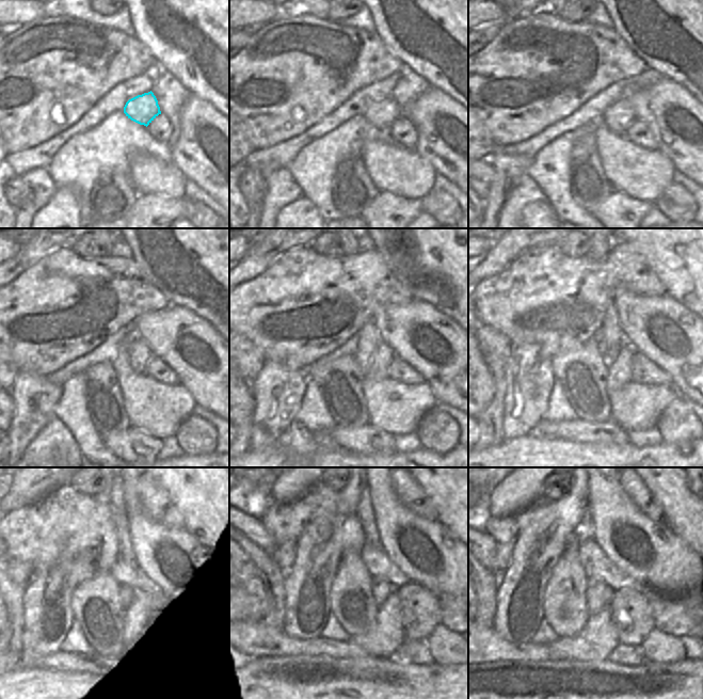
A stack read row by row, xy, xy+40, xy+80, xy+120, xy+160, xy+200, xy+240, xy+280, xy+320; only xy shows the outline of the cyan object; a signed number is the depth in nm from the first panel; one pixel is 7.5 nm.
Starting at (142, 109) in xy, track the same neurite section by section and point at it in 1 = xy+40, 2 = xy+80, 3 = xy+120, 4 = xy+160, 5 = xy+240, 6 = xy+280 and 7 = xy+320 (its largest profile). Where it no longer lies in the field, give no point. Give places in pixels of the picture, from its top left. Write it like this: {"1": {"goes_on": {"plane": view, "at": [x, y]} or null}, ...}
{"1": {"goes_on": {"plane": "xy+40", "at": [381, 114]}}, "2": {"goes_on": {"plane": "xy+80", "at": [618, 116]}}, "3": {"goes_on": {"plane": "xy+120", "at": [140, 353]}}, "4": {"goes_on": {"plane": "xy+160", "at": [383, 355]}}, "5": {"goes_on": {"plane": "xy+240", "at": [140, 610]}}, "6": {"goes_on": {"plane": "xy+280", "at": [381, 589]}}, "7": {"goes_on": {"plane": "xy+320", "at": [598, 638]}}}

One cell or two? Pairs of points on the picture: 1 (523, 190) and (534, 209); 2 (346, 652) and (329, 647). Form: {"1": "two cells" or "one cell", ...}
{"1": "two cells", "2": "one cell"}

